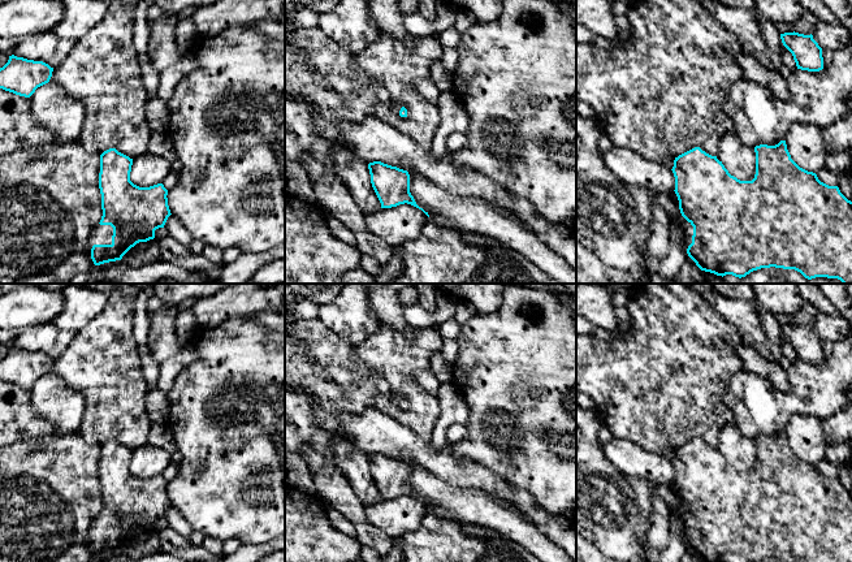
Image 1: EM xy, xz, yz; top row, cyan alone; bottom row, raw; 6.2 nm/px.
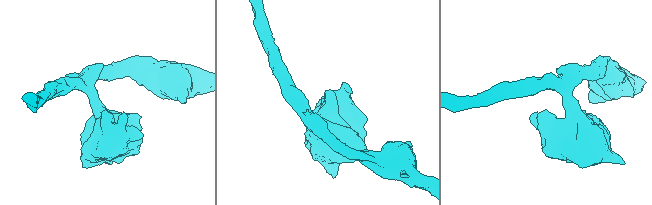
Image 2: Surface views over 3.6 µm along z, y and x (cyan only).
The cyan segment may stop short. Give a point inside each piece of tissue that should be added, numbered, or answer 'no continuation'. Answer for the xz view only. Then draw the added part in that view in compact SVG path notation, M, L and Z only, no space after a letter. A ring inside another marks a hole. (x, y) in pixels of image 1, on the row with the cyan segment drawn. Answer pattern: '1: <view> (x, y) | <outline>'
no continuation

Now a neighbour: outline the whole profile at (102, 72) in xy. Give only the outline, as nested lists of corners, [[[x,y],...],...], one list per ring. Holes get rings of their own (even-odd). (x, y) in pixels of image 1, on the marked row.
[[[111,0],[104,18],[75,40],[68,57],[52,72],[49,83],[85,105],[86,120],[77,142],[101,155],[109,148],[135,159],[147,152],[152,130],[146,121],[147,94],[138,52],[133,44],[137,0]]]

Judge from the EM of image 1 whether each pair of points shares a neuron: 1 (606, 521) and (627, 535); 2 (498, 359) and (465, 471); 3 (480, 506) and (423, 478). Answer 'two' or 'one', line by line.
1: one
2: two
3: one

